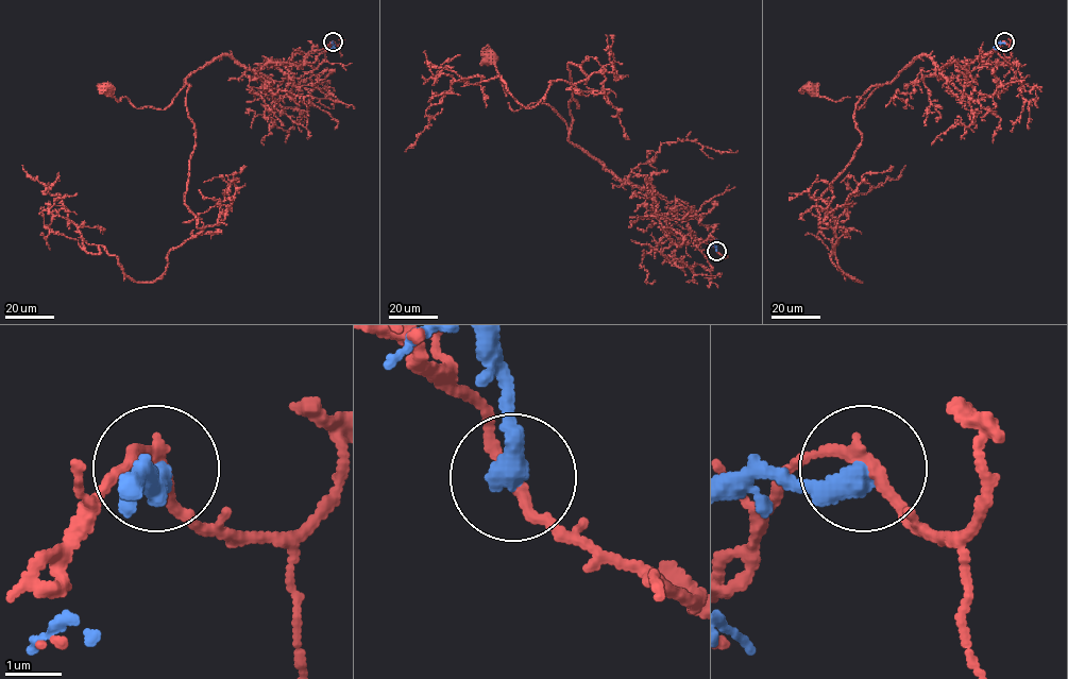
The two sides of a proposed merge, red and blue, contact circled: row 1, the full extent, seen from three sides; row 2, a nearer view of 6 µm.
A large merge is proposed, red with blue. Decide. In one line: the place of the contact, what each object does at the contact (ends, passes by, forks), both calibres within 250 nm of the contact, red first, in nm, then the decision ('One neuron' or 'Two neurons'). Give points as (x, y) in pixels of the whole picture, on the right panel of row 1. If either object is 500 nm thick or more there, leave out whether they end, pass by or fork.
Place: (1004, 41). At the ring red passes by. At the ring blue ends. Thickness 220 nm (red) against 480 nm. Two neurons

